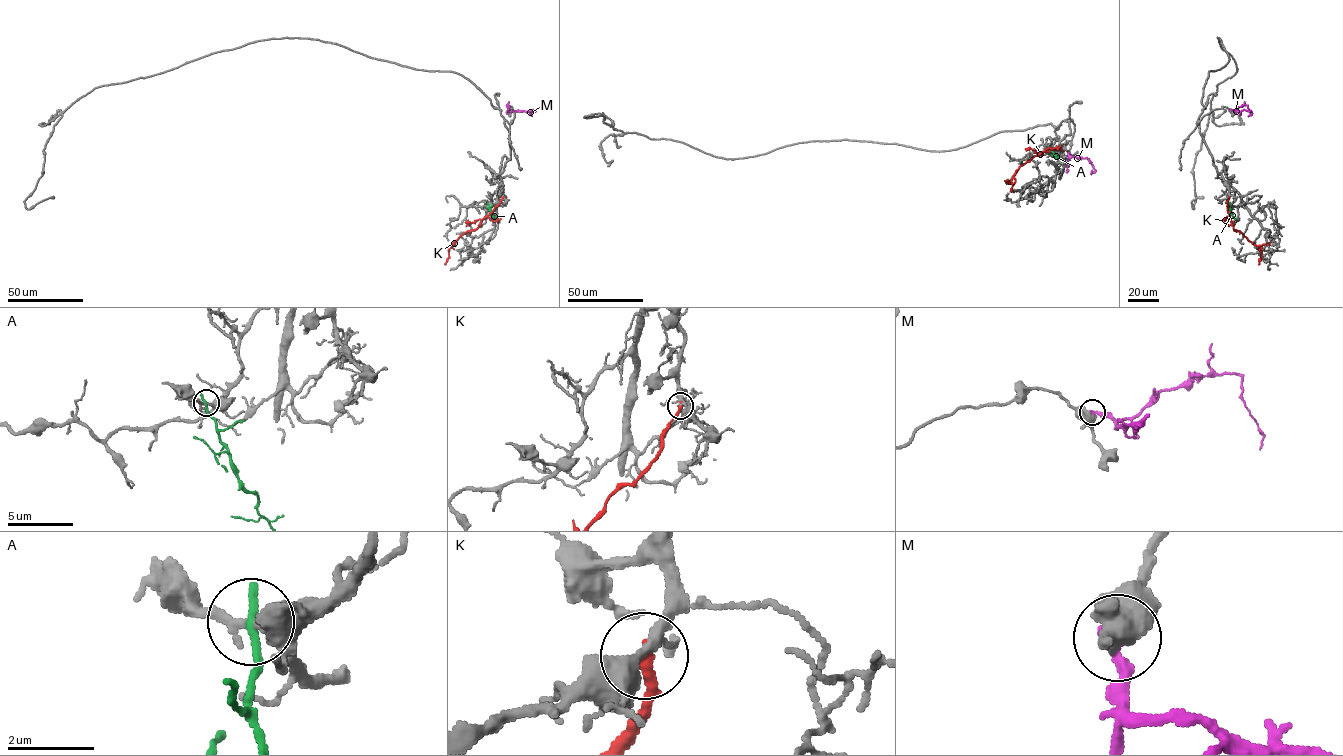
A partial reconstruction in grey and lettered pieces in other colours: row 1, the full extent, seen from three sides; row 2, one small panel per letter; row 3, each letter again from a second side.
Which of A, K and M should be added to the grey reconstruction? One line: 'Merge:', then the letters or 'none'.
Merge: K

